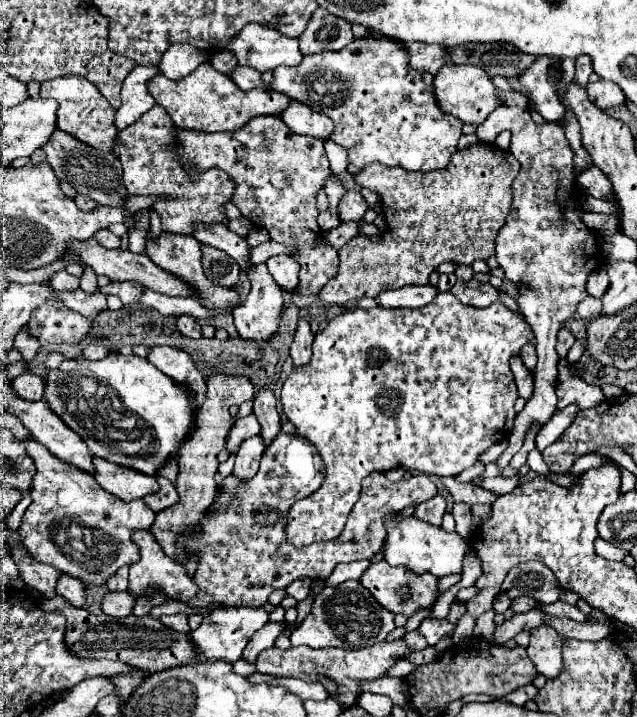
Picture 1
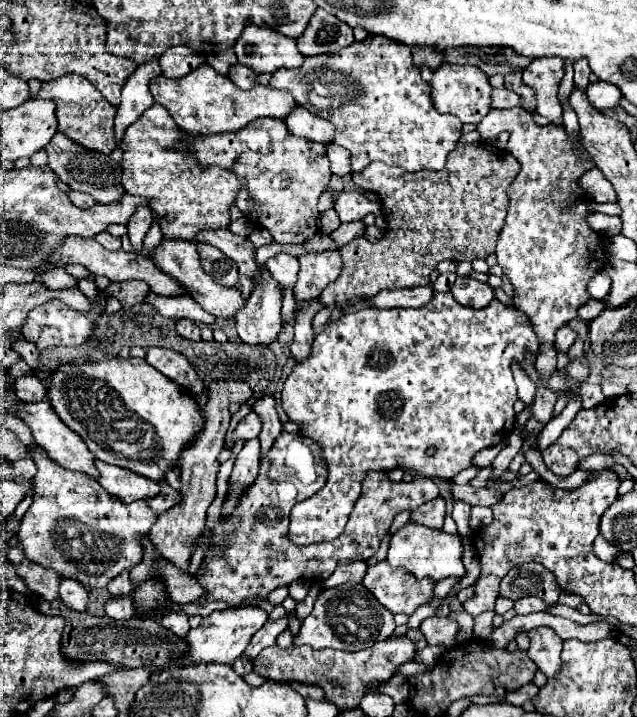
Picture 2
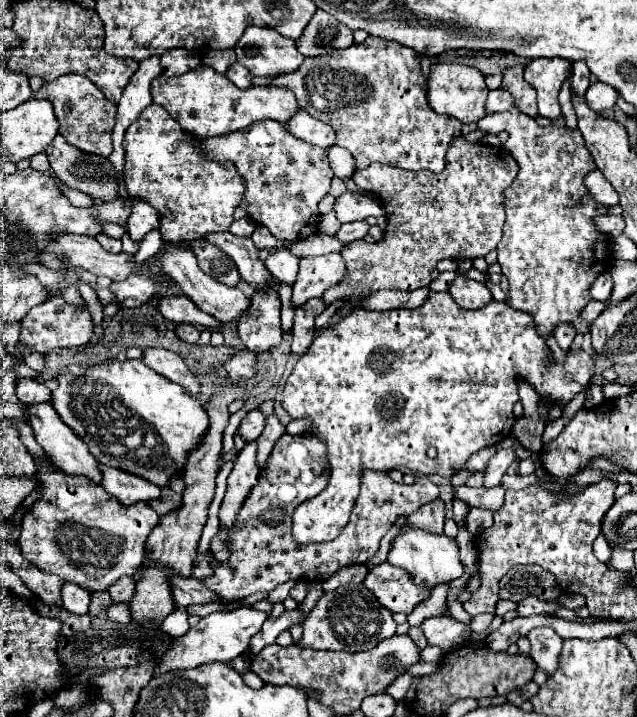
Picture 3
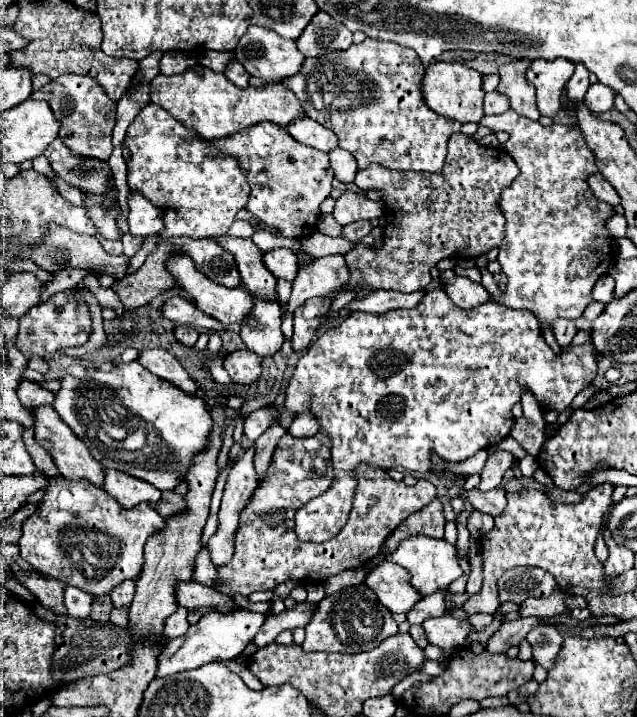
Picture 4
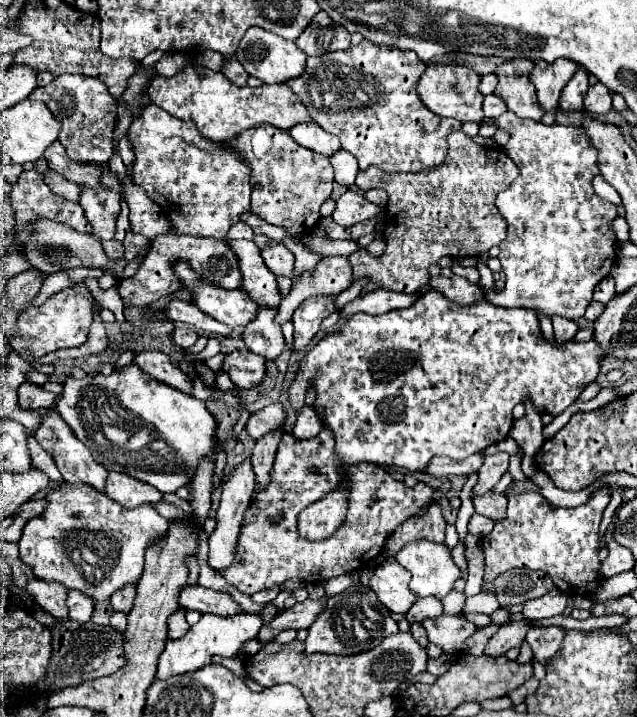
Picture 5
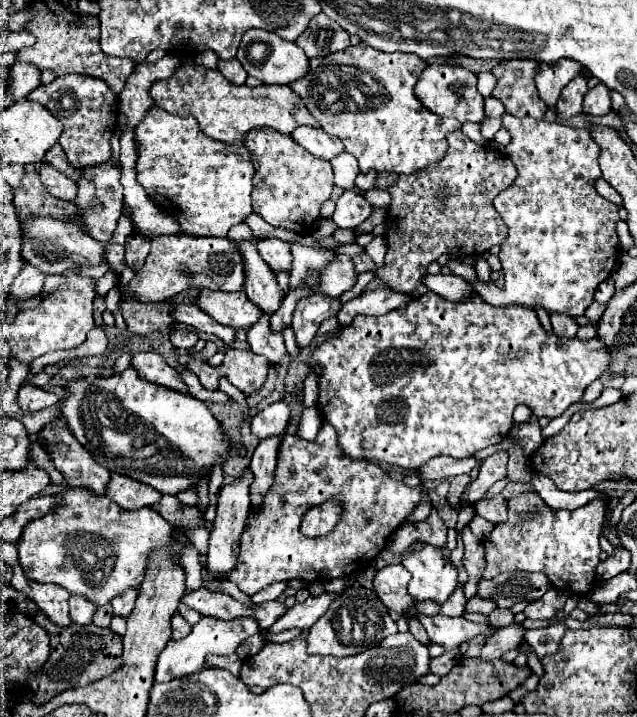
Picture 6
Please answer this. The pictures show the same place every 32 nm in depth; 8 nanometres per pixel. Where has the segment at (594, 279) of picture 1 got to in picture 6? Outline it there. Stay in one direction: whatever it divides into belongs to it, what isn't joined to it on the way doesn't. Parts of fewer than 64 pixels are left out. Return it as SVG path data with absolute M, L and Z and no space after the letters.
M612 278L604 280L604 284L600 284L600 288L596 288L596 294L594 294L594 300L600 302L600 304L606 304L612 296L614 296L614 288L612 288Z

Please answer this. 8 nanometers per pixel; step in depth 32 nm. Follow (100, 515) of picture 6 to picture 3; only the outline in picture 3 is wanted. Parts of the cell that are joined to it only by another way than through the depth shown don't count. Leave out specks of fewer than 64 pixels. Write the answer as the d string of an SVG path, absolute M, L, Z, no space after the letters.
M36 458L36 466L36 490L42 496L22 518L18 544L24 558L62 580L76 582L88 592L106 590L124 574L132 576L144 562L148 532L152 532L160 520L148 502L124 508L124 504L108 496L100 484L92 484L86 476L68 476L44 458Z

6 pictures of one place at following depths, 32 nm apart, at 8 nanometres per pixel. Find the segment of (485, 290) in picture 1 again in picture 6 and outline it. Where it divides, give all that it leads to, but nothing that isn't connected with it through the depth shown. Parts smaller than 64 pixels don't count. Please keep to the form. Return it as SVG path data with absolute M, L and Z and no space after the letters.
M428 274L424 278L424 286L428 290L444 296L446 300L468 300L468 296L476 296L472 284L466 282L464 278L456 276L456 274L450 274L450 276L444 276L444 274L432 276L432 274Z

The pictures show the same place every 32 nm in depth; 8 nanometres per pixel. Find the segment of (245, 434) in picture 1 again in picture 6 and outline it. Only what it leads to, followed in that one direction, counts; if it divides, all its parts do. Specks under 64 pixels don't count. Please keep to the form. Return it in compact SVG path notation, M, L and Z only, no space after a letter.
M274 402L260 410L250 420L250 430L260 439L266 436L284 436L288 420L290 420L288 406L284 402Z

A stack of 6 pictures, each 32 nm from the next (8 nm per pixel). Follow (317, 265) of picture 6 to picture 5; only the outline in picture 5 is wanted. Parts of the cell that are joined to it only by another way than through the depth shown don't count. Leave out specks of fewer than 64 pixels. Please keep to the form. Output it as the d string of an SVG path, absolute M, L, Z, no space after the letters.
M284 238L282 244L286 248L290 248L294 252L294 256L296 256L296 274L294 274L294 280L300 276L300 272L314 268L314 264L320 260L320 256L312 254L298 238Z

